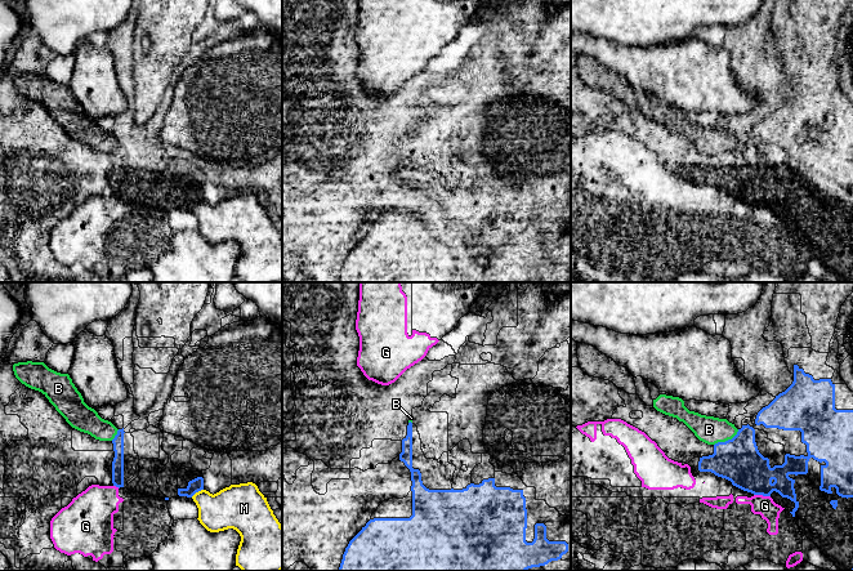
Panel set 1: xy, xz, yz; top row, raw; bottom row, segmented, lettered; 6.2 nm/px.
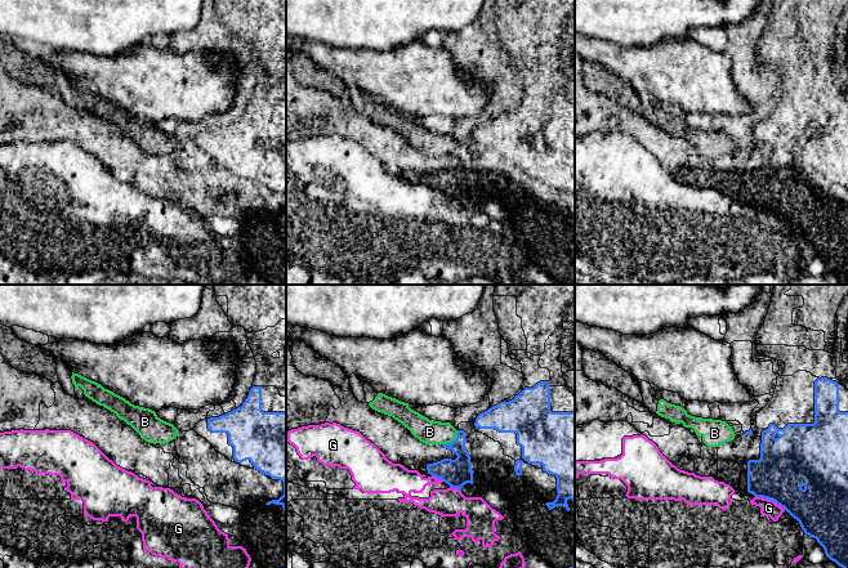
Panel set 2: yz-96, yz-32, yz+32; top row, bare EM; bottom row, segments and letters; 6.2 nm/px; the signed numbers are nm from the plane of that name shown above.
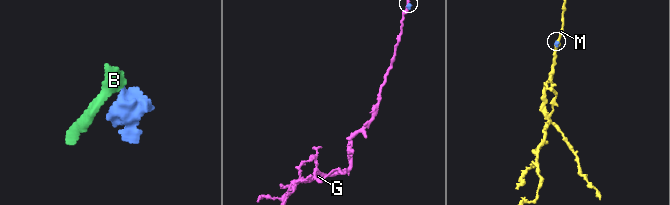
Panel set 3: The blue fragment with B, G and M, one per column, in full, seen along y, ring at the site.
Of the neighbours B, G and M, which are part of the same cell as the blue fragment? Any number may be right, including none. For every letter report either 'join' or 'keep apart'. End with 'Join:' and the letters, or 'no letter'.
B: keep apart
G: keep apart
M: keep apart
Join: no letter

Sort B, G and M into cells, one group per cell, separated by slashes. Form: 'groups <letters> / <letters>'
groups B / G / M

